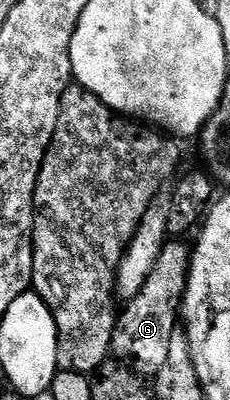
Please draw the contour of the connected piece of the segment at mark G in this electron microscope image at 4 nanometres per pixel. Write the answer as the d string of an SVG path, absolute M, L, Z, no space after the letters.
M185 242L166 243L165 249L159 254L143 290L131 301L124 305L123 311L119 316L119 327L115 333L115 344L125 356L133 356L137 364L142 364L145 368L156 370L167 362L167 354L171 354L171 334L179 328L179 309L183 304L185 290L189 286L189 262L191 259L190 245Z

